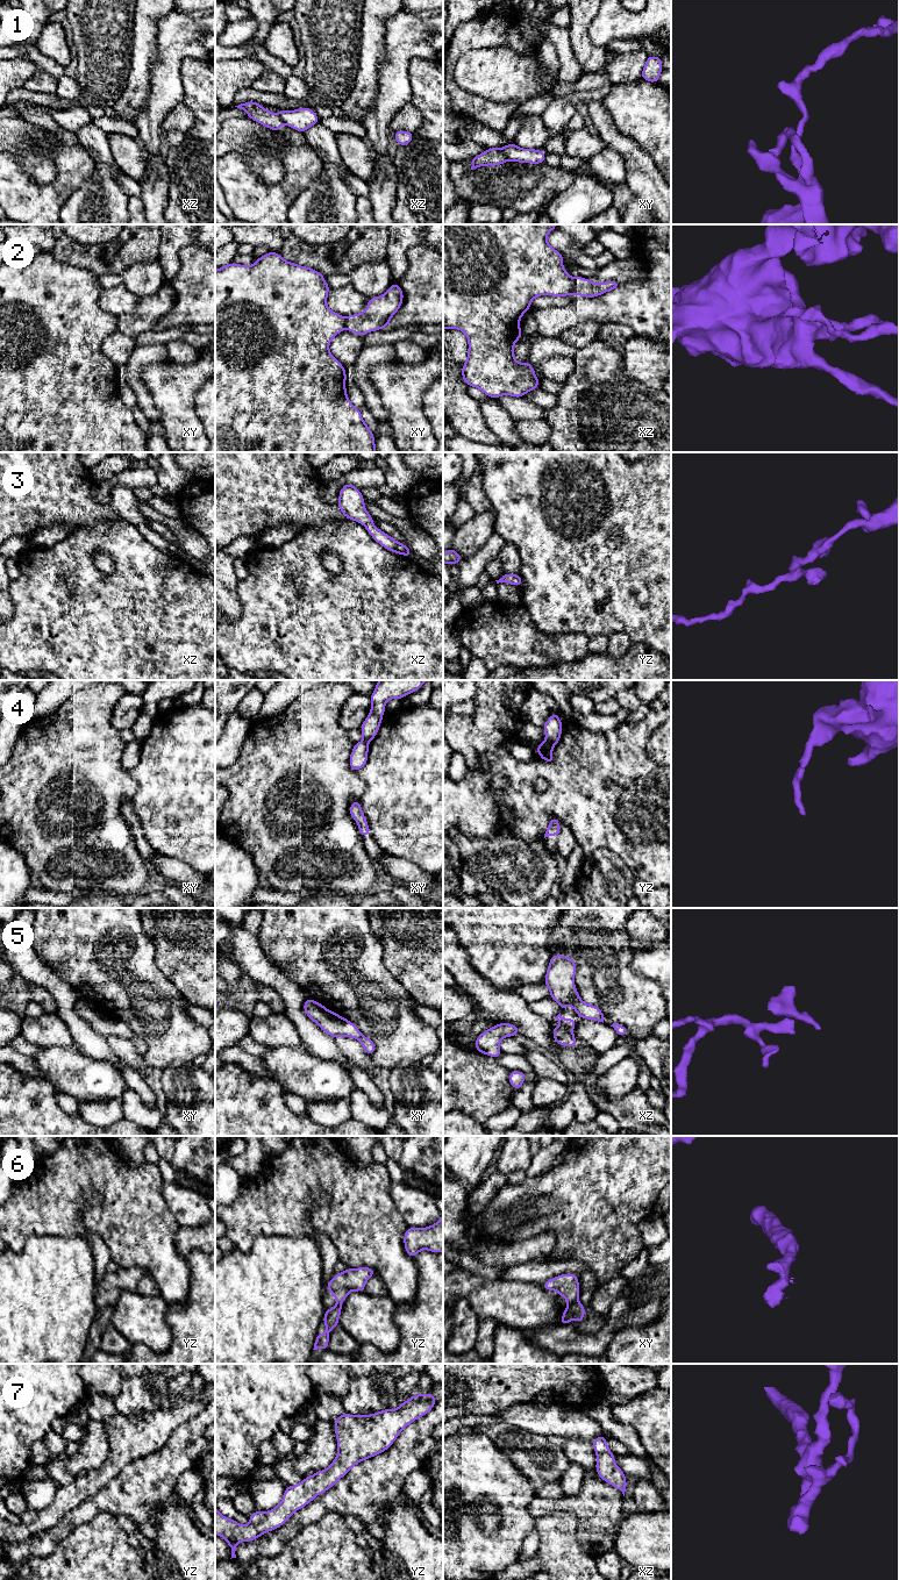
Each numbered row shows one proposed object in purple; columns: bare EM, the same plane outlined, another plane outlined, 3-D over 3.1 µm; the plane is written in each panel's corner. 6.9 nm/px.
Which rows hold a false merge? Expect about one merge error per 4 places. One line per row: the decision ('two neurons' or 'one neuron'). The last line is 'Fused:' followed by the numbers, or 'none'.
1: two neurons
2: two neurons
3: one neuron
4: two neurons
5: two neurons
6: two neurons
7: one neuron
Fused: 1, 2, 4, 5, 6

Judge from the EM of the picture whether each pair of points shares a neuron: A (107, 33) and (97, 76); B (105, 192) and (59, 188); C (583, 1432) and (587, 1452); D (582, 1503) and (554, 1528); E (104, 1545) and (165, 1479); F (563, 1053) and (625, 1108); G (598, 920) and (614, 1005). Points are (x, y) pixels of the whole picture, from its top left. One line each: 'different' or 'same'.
A: same
B: different
C: different
D: different
E: different
F: same
G: same

